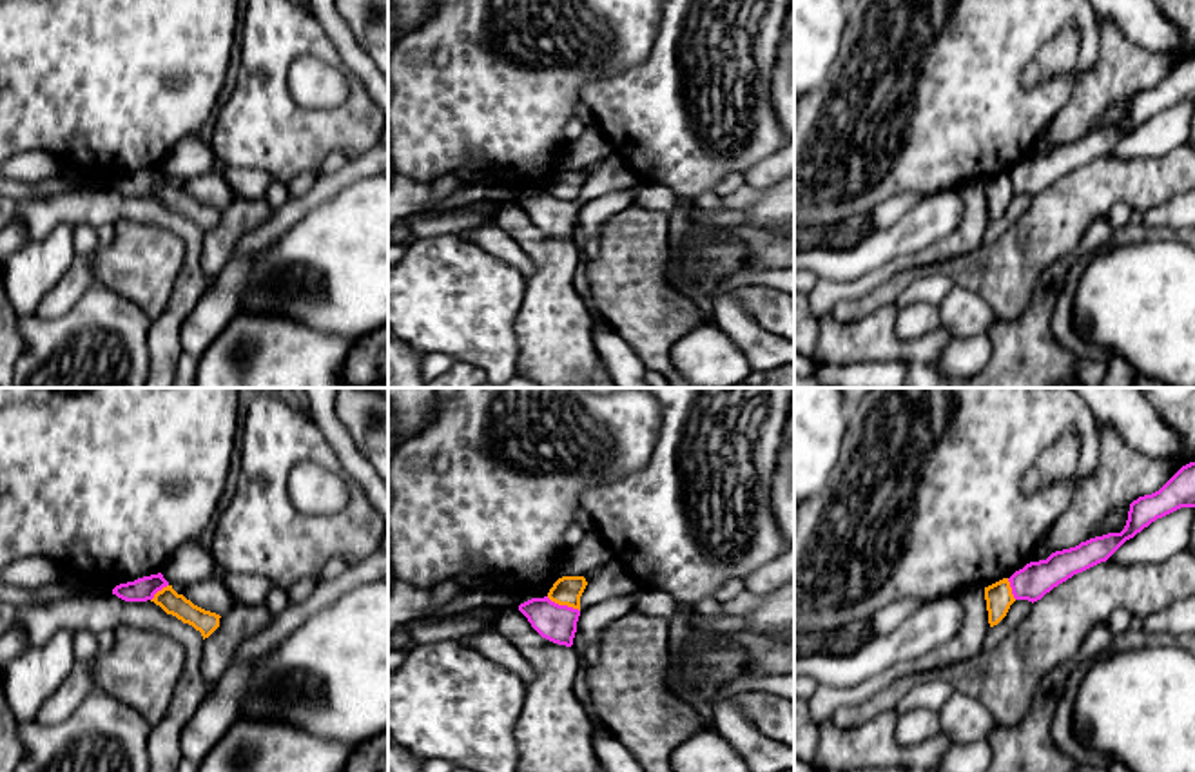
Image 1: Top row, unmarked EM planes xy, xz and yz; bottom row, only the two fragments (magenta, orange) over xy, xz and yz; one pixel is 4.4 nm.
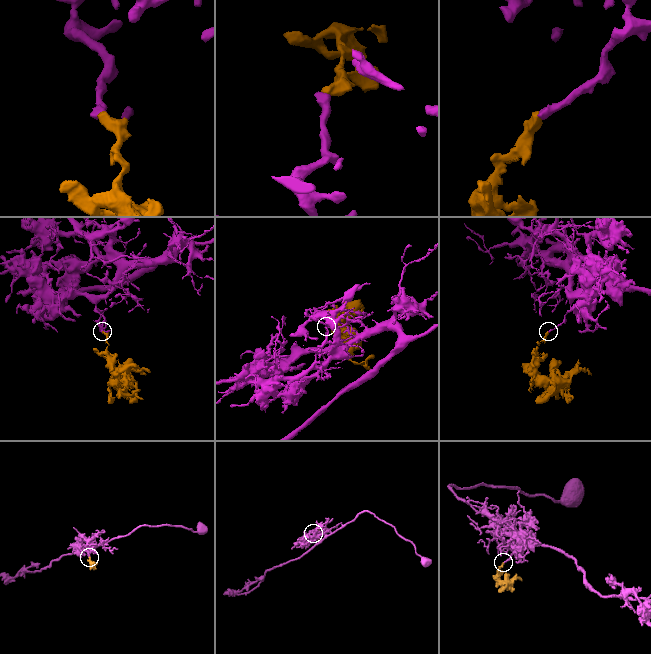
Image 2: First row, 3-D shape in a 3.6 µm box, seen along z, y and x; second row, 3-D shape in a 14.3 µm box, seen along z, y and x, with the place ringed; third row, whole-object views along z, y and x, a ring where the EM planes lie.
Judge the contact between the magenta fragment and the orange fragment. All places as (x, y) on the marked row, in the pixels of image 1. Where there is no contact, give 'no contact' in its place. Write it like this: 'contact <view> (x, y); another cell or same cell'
contact xz (563, 606); another cell

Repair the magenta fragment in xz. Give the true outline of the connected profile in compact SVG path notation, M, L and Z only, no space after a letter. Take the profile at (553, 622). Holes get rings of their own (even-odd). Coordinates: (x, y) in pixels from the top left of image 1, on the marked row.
M544 596L520 603L519 611L542 638L566 647L573 645L580 616L578 609L559 605Z

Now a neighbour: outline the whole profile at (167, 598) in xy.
M172 585L158 591L151 602L160 605L167 614L172 614L183 623L192 625L196 631L201 632L203 640L219 627L219 614L194 605L183 594L178 594Z

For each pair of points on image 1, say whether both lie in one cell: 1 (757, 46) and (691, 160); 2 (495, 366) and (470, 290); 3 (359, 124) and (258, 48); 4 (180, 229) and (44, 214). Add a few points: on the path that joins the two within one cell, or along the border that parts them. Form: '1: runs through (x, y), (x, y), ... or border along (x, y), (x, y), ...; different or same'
1: runs through (728, 75), (691, 113), (691, 131); same
2: runs through (494, 348), (474, 325), (470, 308); same
3: runs through (327, 124), (301, 124), (263, 86), (263, 80); same
4: runs through (145, 209), (78, 209); same

